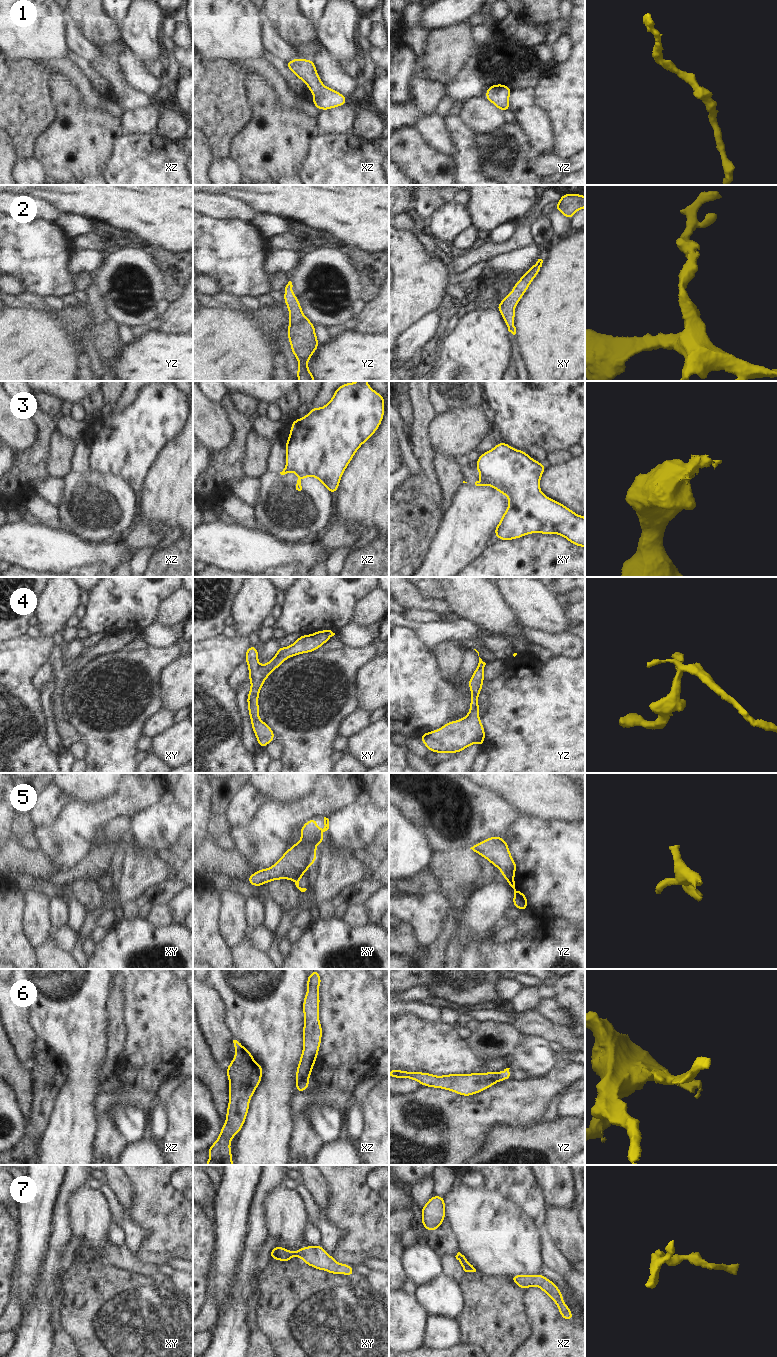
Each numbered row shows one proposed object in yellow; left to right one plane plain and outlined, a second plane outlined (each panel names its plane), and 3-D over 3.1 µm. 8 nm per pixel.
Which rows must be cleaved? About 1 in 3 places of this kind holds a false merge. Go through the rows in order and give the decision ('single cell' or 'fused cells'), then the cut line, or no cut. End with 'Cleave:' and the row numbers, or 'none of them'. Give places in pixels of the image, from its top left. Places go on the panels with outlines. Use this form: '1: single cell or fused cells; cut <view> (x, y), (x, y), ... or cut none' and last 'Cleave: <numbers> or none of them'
1: single cell; cut none
2: single cell; cut none
3: fused cells; cut xz (296, 472), (301, 472), (307, 476)
4: single cell; cut none
5: fused cells; cut xy (302, 873), (294, 881)
6: single cell; cut none
7: single cell; cut none
Cleave: 3, 5

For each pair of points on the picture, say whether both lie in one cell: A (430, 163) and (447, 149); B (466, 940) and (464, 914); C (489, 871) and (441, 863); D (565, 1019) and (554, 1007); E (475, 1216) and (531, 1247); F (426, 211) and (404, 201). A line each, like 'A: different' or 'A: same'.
A: different
B: same
C: same
D: same
E: same
F: different

